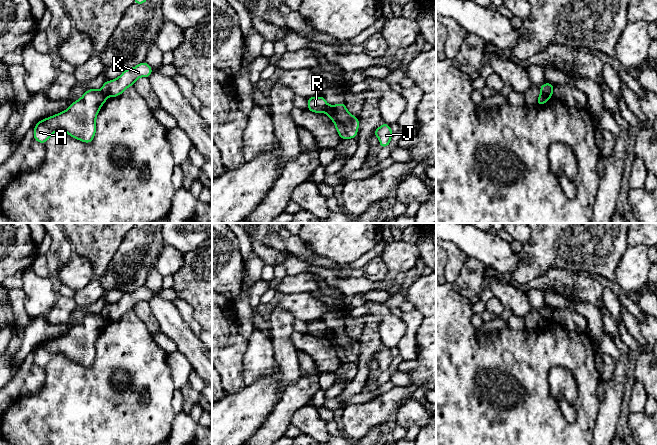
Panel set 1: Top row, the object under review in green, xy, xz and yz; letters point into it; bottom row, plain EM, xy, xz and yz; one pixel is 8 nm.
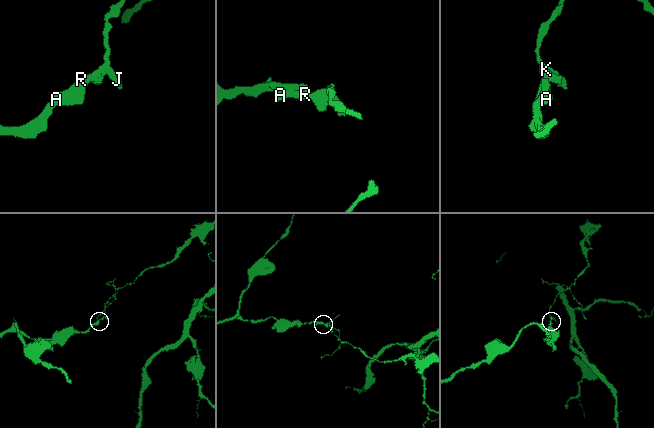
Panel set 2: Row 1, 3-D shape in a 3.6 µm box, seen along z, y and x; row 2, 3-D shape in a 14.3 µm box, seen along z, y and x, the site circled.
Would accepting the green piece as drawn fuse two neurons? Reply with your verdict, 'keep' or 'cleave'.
cleave

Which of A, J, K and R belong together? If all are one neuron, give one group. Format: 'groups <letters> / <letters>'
groups A R / J K

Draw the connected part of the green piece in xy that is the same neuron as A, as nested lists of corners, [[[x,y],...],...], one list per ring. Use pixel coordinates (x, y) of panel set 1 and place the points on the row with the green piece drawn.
[[[87,90],[65,111],[37,122],[34,140],[44,144],[55,132],[63,130],[77,140],[92,142],[96,133],[96,118],[106,100],[100,90]]]

